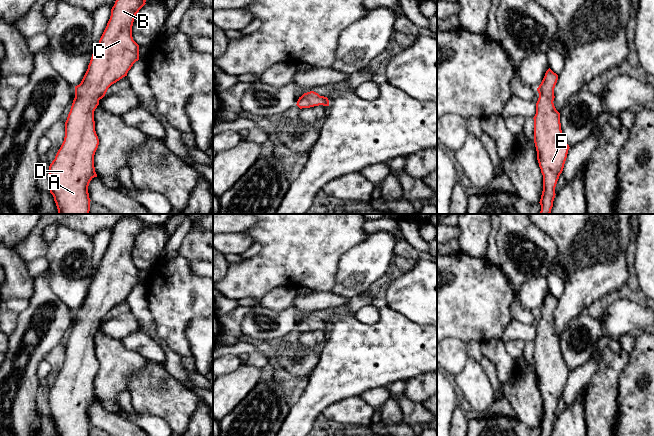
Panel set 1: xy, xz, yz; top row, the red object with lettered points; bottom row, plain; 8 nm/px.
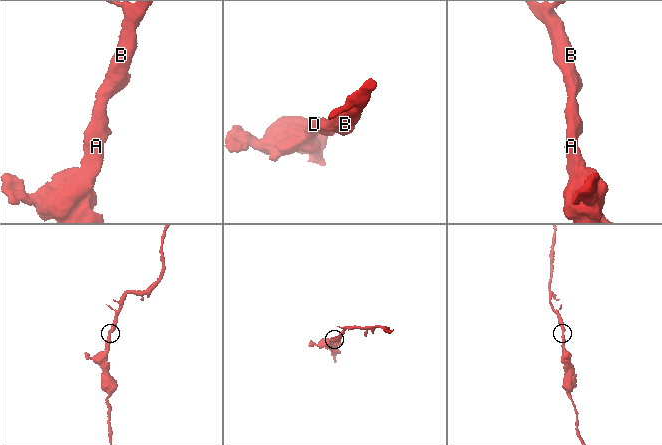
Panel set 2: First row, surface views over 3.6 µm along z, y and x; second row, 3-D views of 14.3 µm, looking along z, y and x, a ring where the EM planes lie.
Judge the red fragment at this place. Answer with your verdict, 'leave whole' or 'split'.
leave whole

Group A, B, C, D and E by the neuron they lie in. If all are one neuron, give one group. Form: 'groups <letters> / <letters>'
groups A B C D E

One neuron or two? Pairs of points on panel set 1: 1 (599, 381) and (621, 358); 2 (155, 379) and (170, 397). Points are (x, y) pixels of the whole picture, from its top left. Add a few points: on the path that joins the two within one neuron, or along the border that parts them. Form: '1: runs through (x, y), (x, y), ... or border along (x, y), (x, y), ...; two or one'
1: runs through (605, 375), (615, 364); one
2: runs through (156, 383), (166, 393); one

